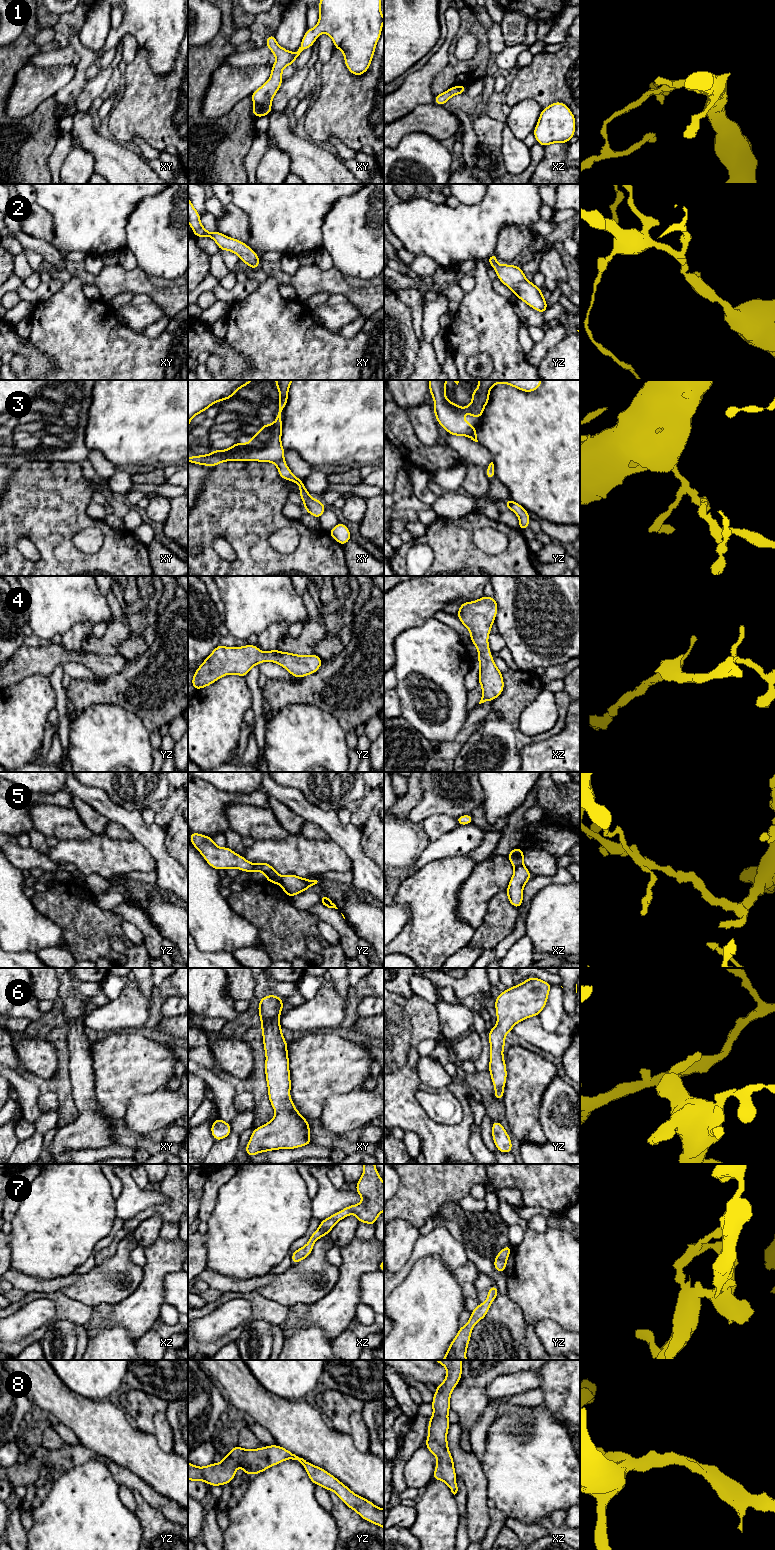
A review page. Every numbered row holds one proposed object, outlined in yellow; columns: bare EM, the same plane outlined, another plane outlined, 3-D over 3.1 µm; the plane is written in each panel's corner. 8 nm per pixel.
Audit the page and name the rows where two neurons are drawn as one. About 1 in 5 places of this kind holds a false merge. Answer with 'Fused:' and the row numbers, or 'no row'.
Fused: 1, 5

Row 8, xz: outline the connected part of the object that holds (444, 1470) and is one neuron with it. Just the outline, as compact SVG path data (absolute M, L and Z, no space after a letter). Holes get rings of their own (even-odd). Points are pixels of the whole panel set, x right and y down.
M434 1360L447 1369L443 1383L436 1385L434 1393L433 1415L429 1419L428 1438L425 1446L437 1457L437 1464L432 1480L444 1481L455 1495L458 1491L454 1461L448 1449L447 1432L450 1427L448 1413L450 1411L450 1397L453 1389L462 1376L462 1360Z

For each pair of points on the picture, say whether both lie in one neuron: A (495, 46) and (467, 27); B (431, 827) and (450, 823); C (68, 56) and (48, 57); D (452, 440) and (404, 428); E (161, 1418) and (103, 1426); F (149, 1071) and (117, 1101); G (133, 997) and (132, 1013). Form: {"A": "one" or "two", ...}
{"A": "two", "B": "one", "C": "one", "D": "two", "E": "two", "F": "one", "G": "one"}

